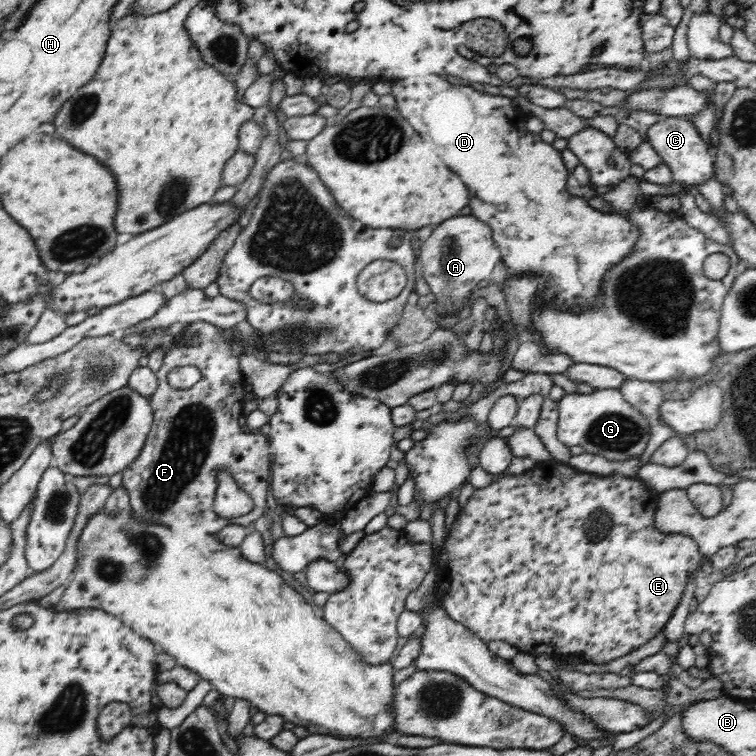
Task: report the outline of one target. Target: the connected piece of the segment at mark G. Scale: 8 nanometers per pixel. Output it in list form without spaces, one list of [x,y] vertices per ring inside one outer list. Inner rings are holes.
[[[595,389],[592,394],[566,394],[558,403],[557,439],[568,448],[580,446],[590,455],[612,463],[638,459],[650,442],[648,417],[632,406],[616,389]]]

